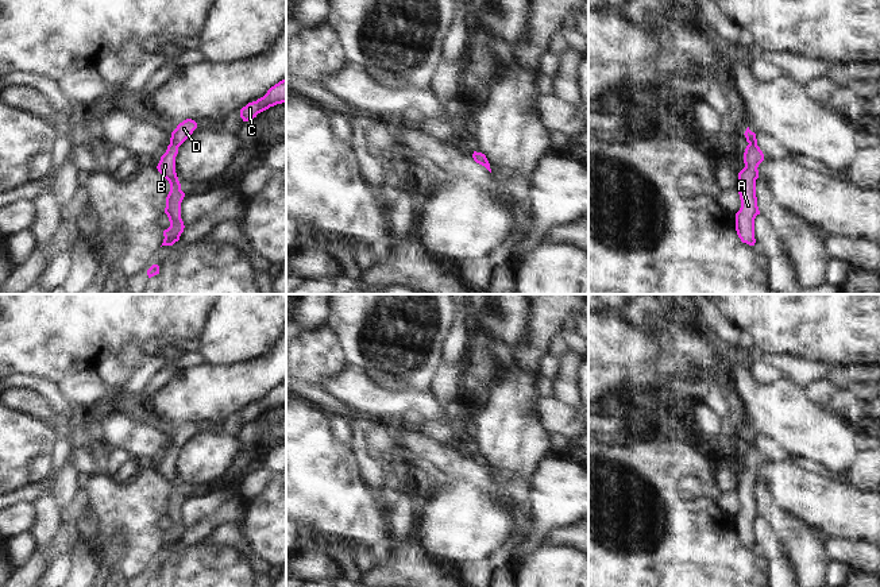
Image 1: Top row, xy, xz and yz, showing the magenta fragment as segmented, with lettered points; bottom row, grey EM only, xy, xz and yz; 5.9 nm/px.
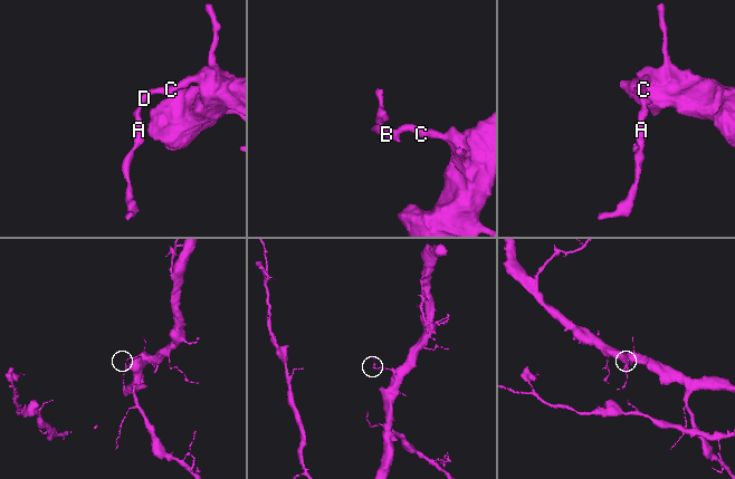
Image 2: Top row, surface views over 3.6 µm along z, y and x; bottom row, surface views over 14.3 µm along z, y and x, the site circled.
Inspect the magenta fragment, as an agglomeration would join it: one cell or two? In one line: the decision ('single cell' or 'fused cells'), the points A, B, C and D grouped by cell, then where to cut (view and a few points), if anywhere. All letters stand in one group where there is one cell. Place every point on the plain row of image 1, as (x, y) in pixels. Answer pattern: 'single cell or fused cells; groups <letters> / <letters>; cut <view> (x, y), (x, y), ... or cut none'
single cell; groups A B C D; cut none

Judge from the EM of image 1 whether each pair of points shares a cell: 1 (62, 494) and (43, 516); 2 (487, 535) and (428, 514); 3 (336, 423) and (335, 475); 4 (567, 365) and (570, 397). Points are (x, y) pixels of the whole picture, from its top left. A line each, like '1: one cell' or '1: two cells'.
1: two cells
2: one cell
3: two cells
4: one cell

